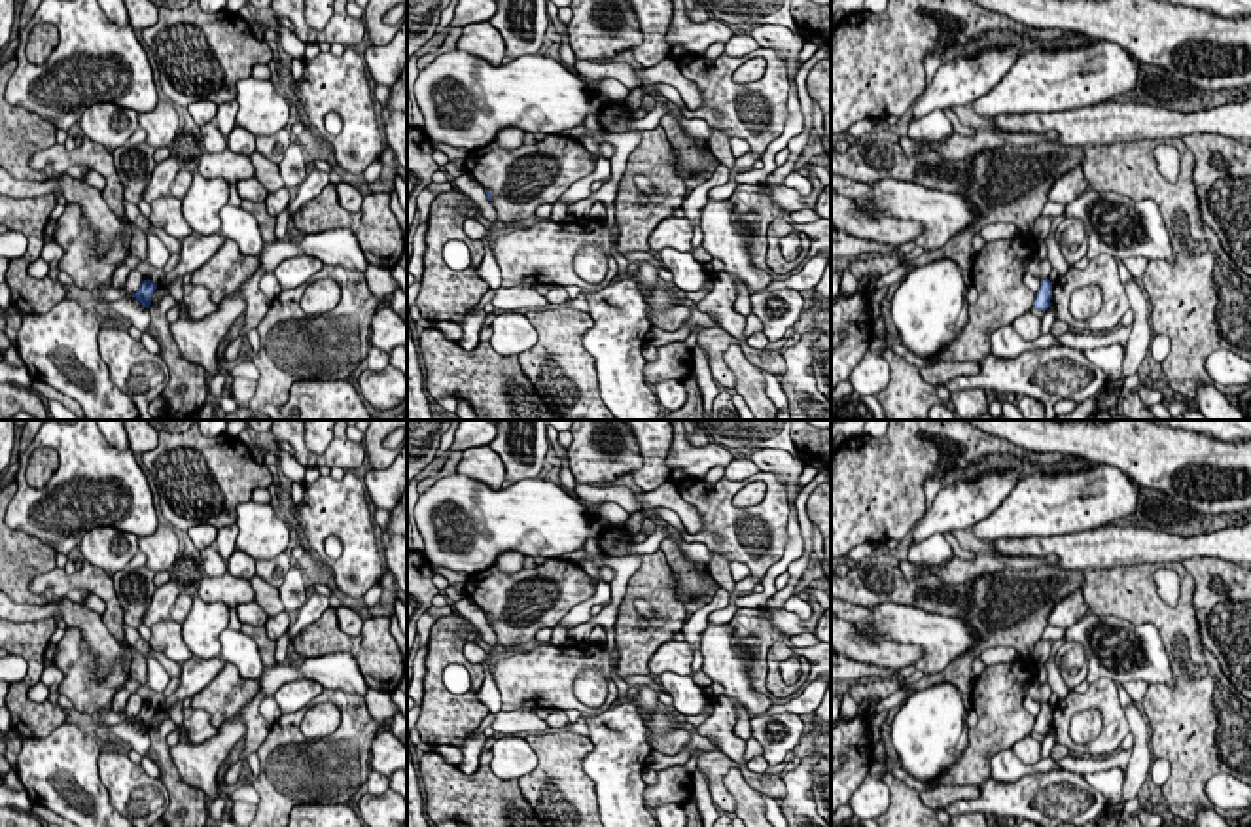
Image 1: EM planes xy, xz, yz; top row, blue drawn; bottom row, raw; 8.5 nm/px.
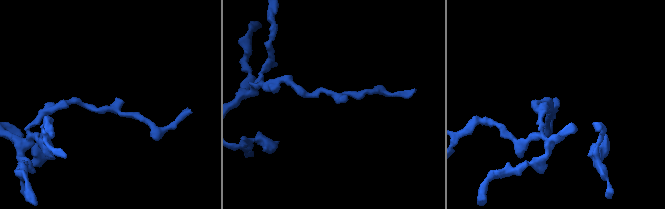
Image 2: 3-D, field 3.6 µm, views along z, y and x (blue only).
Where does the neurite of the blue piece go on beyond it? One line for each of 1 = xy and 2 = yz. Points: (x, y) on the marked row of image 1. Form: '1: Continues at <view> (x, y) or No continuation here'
1: No continuation here
2: No continuation here

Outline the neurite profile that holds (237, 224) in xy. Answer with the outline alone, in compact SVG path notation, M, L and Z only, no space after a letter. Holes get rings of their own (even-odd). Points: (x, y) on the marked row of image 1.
M225 204L220 210L221 237L233 240L244 255L259 255L263 250L263 237L257 220L242 206Z

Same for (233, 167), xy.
M231 150L206 151L199 159L197 172L204 178L223 178L229 185L237 185L240 180L254 178L254 165L248 155L233 153Z

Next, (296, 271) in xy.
M301 254L301 255L284 259L274 269L274 276L282 291L286 291L286 290L293 290L297 286L308 284L322 269L324 269L324 263L320 259Z

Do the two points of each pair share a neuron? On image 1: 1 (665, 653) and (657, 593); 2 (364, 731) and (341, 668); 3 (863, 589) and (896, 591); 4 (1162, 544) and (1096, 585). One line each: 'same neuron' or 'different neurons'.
1: different neurons
2: different neurons
3: same neuron
4: different neurons

